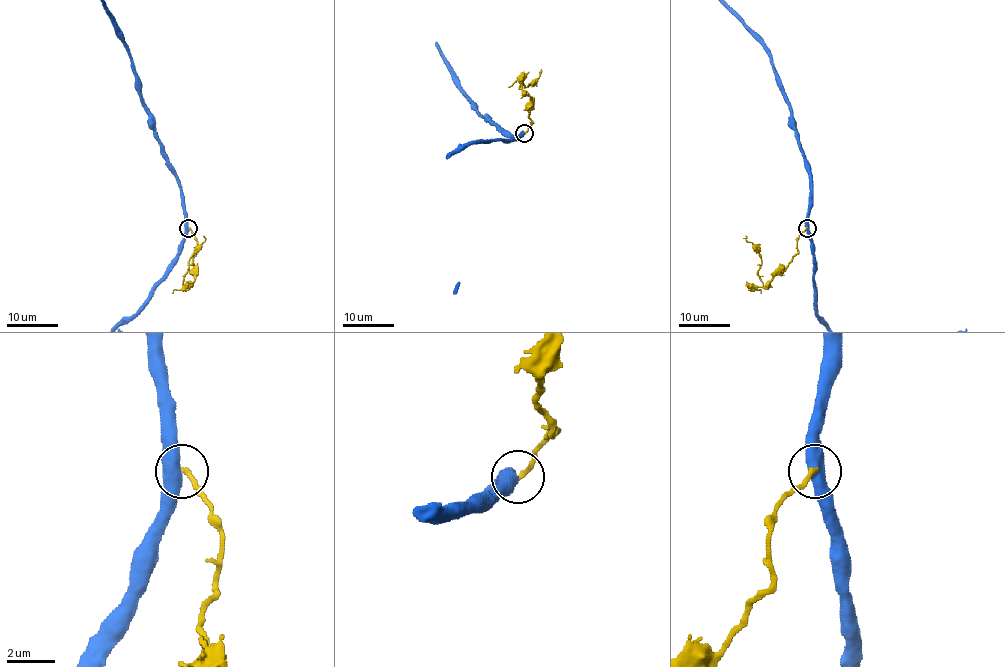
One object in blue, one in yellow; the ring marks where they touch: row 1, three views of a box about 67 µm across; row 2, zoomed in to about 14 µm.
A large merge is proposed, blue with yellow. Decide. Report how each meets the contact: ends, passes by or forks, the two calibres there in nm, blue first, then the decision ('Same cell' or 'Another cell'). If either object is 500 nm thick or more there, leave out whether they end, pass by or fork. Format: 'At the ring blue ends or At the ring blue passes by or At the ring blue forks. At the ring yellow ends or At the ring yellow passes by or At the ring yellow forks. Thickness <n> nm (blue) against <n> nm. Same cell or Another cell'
Thickness 500 nm (blue) against 200 nm. Another cell

